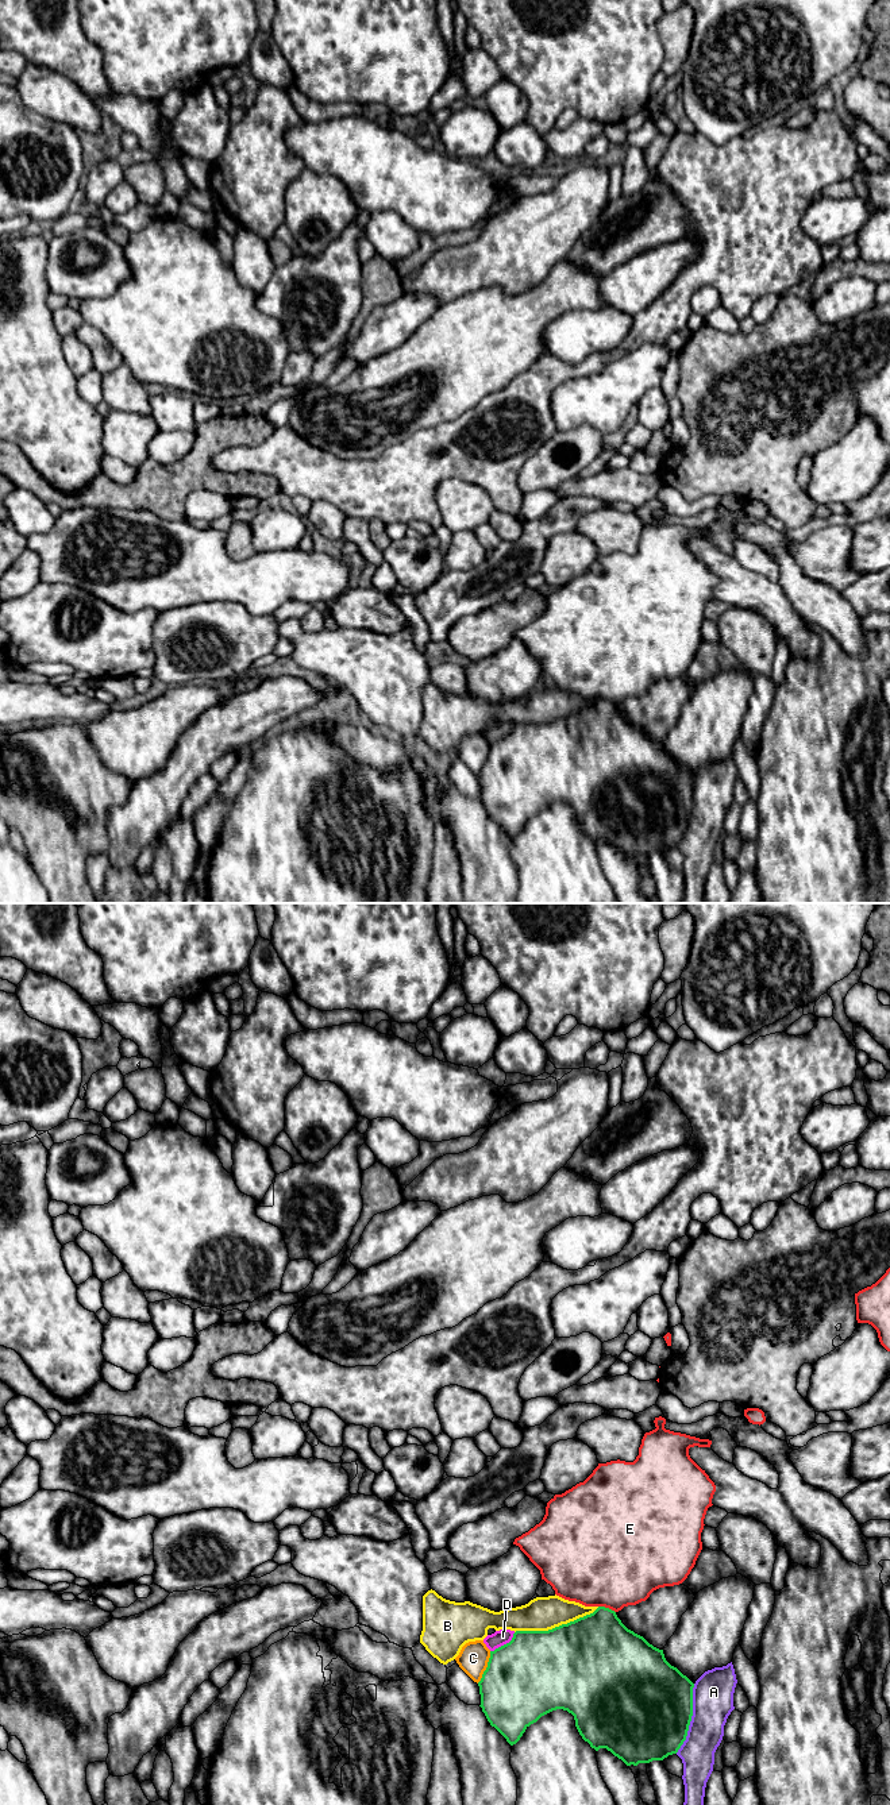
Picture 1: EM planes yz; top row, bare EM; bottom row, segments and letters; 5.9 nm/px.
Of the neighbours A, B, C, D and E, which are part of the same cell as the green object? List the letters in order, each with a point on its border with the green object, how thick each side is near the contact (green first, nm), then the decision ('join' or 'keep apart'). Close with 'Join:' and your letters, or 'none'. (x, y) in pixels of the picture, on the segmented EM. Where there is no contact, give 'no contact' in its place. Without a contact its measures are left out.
A: contact yz (690, 1719); calibres 500 and 240 nm; keep apart
B: contact yz (557, 1627); calibres 500 and 200 nm; keep apart
C: contact yz (486, 1667); calibres 480 and 180 nm; keep apart
D: contact yz (504, 1645); calibres 480 and 90 nm; keep apart
E: contact yz (607, 1608); calibres 420 and 480 nm; keep apart
Join: none

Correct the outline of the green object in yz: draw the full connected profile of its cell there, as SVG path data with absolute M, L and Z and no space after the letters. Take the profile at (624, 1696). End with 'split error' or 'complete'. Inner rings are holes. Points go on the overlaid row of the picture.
M605 1607L548 1631L516 1631L509 1643L490 1651L478 1686L482 1712L511 1746L542 1716L563 1709L574 1716L579 1735L592 1748L606 1748L627 1766L677 1754L693 1716L694 1683L666 1661L663 1650L628 1629L616 1612Z; complete

